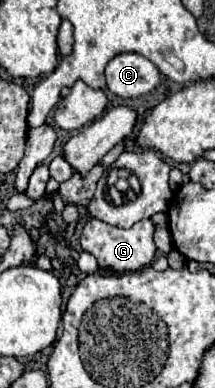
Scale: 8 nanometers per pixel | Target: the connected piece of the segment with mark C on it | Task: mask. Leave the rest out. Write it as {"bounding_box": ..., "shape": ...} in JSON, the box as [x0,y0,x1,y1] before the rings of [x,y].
{"bounding_box":[106,52,160,98],"shape":[[[126,52],[106,66],[108,90],[120,98],[136,98],[152,92],[160,84],[160,70],[142,54]]]}

